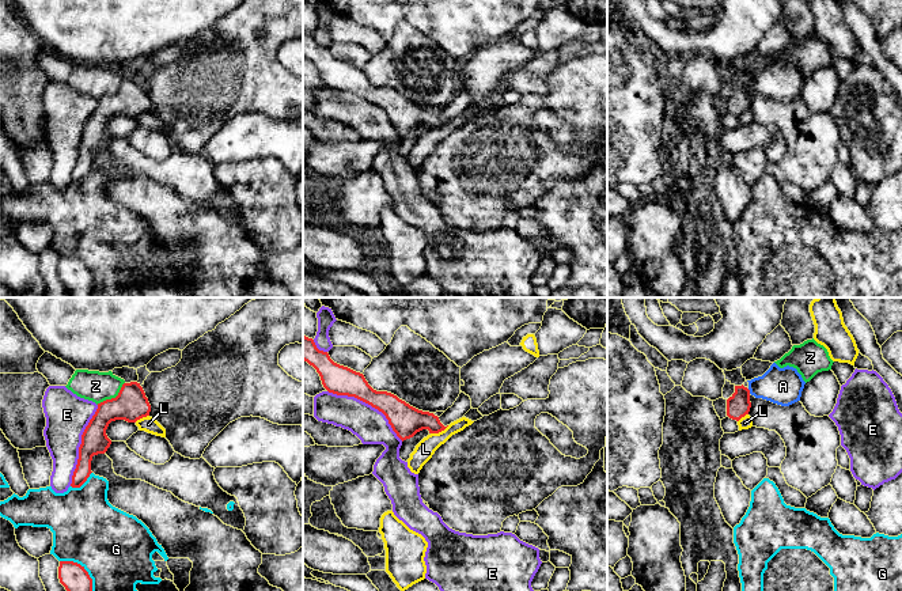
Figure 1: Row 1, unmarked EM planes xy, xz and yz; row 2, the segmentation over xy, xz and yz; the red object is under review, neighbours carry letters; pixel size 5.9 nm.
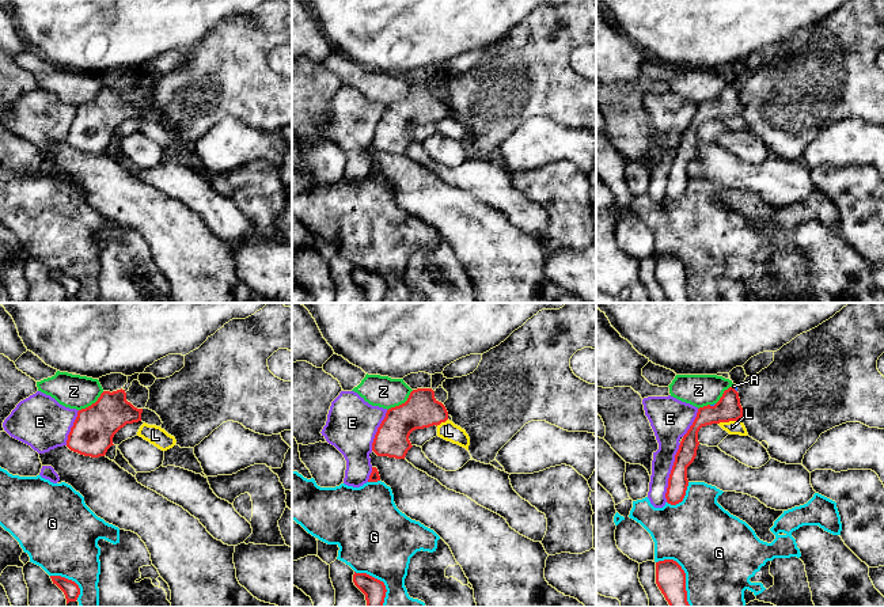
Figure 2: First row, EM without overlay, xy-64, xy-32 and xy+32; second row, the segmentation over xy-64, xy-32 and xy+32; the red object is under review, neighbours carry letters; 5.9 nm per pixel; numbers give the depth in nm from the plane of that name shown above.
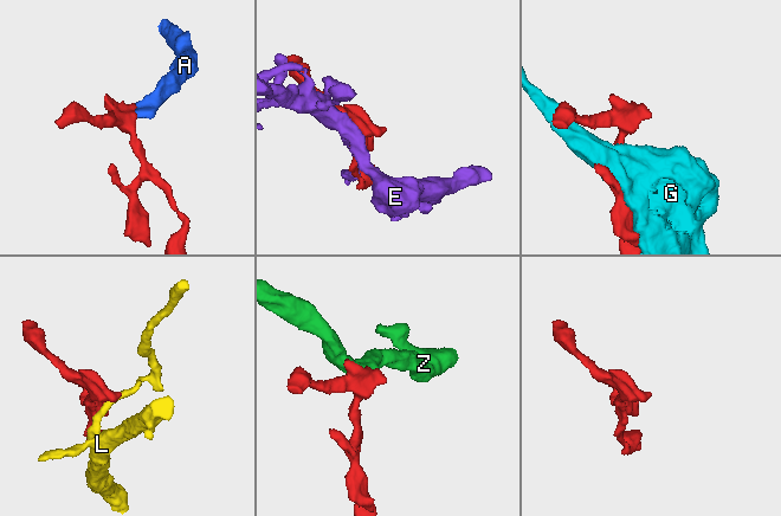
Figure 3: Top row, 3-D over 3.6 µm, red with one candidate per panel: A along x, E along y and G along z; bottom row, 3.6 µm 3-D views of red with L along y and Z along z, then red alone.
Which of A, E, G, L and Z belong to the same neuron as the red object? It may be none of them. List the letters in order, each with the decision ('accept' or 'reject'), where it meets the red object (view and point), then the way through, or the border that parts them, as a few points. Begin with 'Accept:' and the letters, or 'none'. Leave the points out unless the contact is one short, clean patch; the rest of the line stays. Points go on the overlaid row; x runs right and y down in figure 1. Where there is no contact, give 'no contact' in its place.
Accept: A
A: accept; contact yz (749, 391); way yz (738, 405), (749, 391), (755, 387), (783, 386)
E: reject; contact xz (368, 404)
G: reject; contact xy (83, 568)
L: reject; contact xz (439, 431); border xz (448, 425), (431, 434)
Z: reject; contact xy (113, 398)

